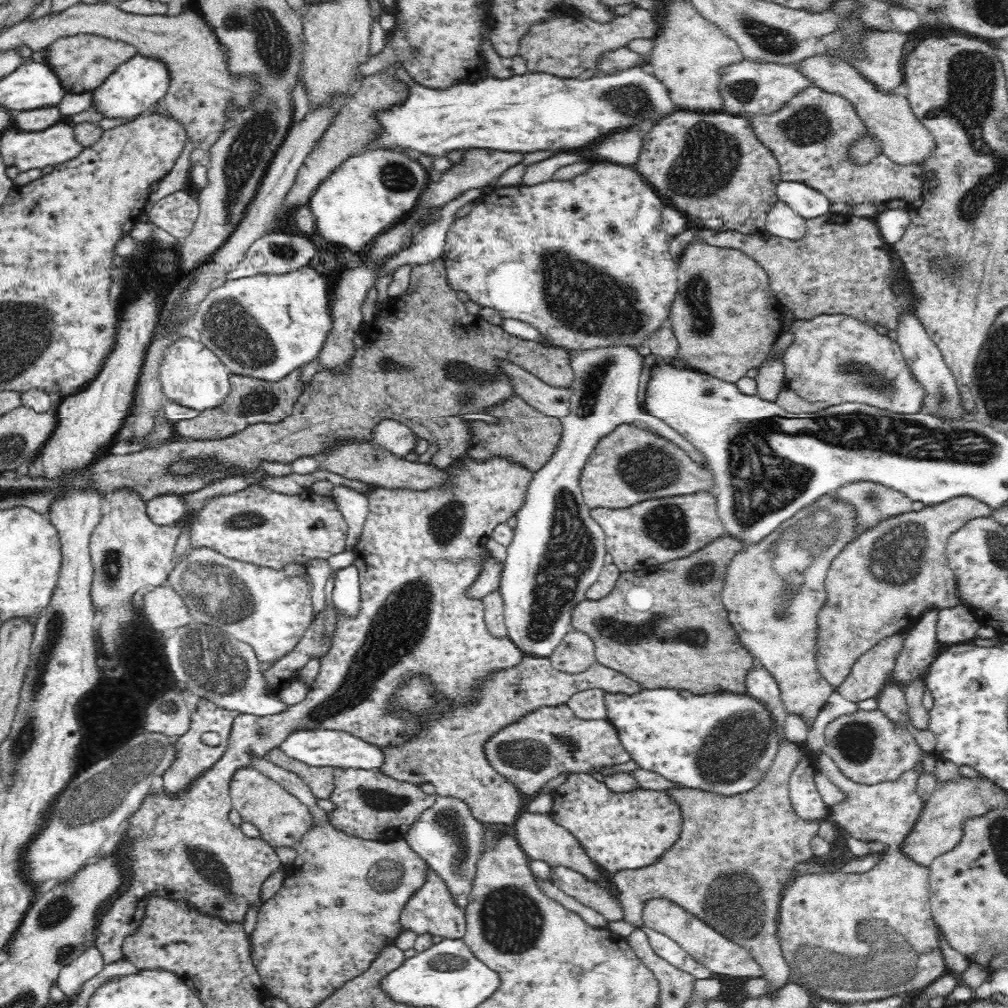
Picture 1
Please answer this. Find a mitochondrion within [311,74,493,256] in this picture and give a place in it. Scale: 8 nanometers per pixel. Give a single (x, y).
(396, 176)

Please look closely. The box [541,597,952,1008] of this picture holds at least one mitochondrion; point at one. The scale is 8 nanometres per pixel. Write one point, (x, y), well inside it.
(882, 956)

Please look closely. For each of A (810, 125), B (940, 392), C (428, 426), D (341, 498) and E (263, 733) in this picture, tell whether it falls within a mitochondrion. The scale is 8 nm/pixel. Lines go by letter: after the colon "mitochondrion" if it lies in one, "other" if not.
A: mitochondrion
B: mitochondrion
C: other
D: other
E: mitochondrion

